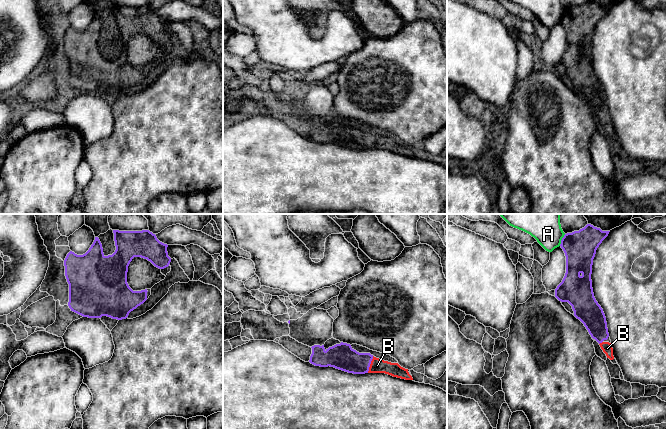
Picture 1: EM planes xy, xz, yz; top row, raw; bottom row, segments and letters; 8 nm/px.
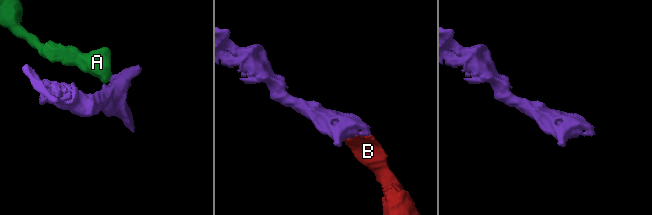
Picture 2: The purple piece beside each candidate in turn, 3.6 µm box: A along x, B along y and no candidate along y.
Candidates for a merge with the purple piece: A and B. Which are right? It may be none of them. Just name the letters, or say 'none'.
B

